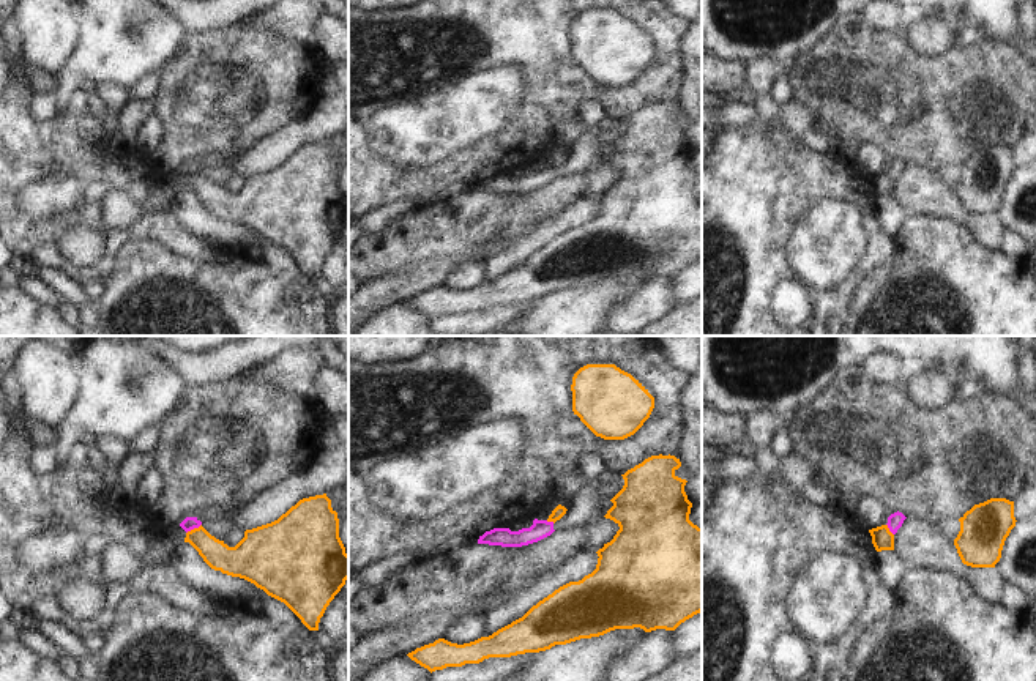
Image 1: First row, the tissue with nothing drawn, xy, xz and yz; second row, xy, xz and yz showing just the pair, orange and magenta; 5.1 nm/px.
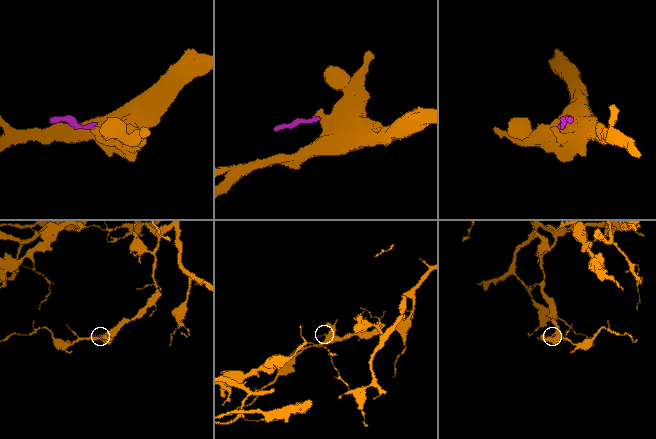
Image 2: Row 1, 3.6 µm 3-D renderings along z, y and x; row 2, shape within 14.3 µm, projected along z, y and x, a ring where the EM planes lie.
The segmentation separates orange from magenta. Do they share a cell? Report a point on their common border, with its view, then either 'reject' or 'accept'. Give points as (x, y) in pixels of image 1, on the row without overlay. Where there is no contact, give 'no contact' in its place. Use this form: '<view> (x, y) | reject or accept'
xy (194, 175) | reject

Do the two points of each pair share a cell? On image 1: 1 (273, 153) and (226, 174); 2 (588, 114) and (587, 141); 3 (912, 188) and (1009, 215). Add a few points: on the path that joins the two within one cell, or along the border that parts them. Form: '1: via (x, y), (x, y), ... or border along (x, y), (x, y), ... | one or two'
1: border along (227, 166), (235, 174) | two
2: via (590, 120), (590, 134) | one
3: border along (995, 213), (1005, 230) | two

